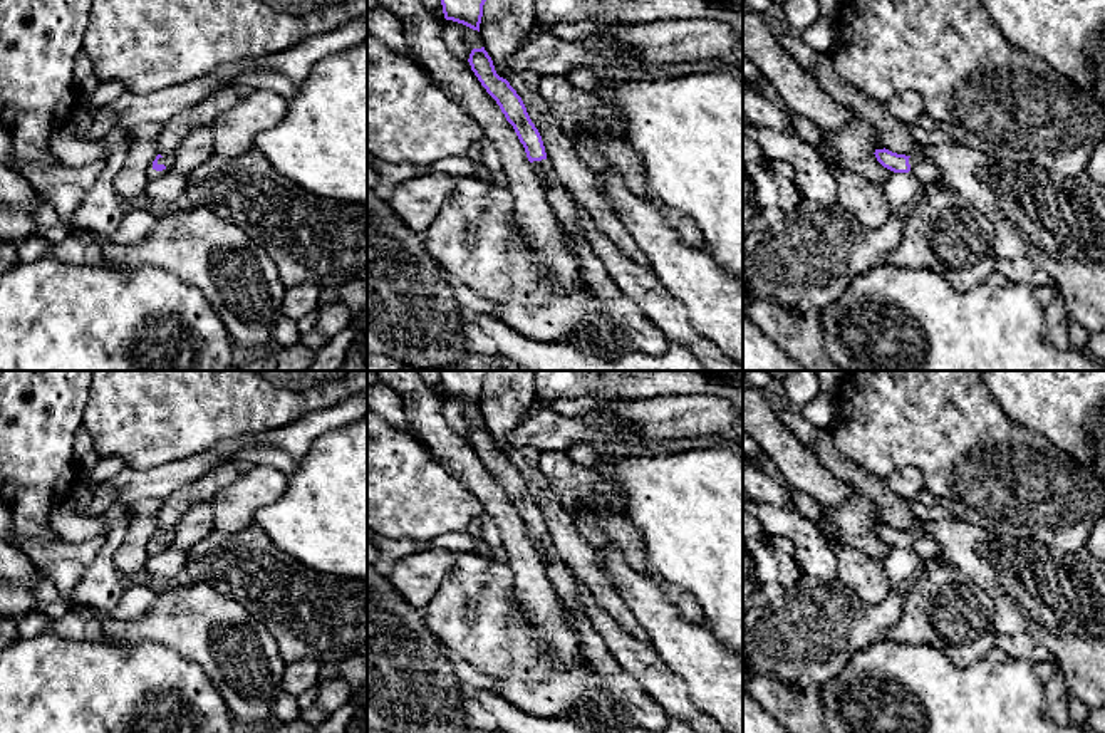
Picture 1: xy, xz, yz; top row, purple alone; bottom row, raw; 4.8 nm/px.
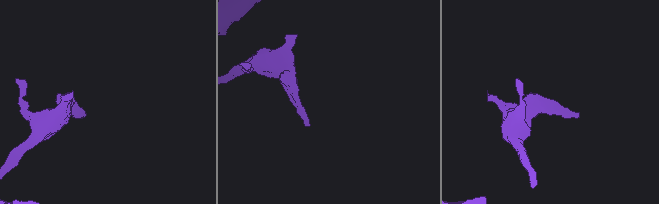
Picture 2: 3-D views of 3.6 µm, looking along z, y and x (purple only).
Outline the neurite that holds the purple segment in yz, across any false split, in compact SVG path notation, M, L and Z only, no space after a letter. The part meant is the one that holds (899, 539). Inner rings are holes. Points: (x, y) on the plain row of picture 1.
M885 523L875 525L874 530L884 543L887 543L894 548L912 550L919 555L919 559L924 564L932 559L937 559L937 555L941 552L941 545L936 540L931 540L919 532L897 530L897 528L885 525Z

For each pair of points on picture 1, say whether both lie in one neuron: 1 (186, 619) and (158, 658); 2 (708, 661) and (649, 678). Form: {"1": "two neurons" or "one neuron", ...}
{"1": "two neurons", "2": "two neurons"}

